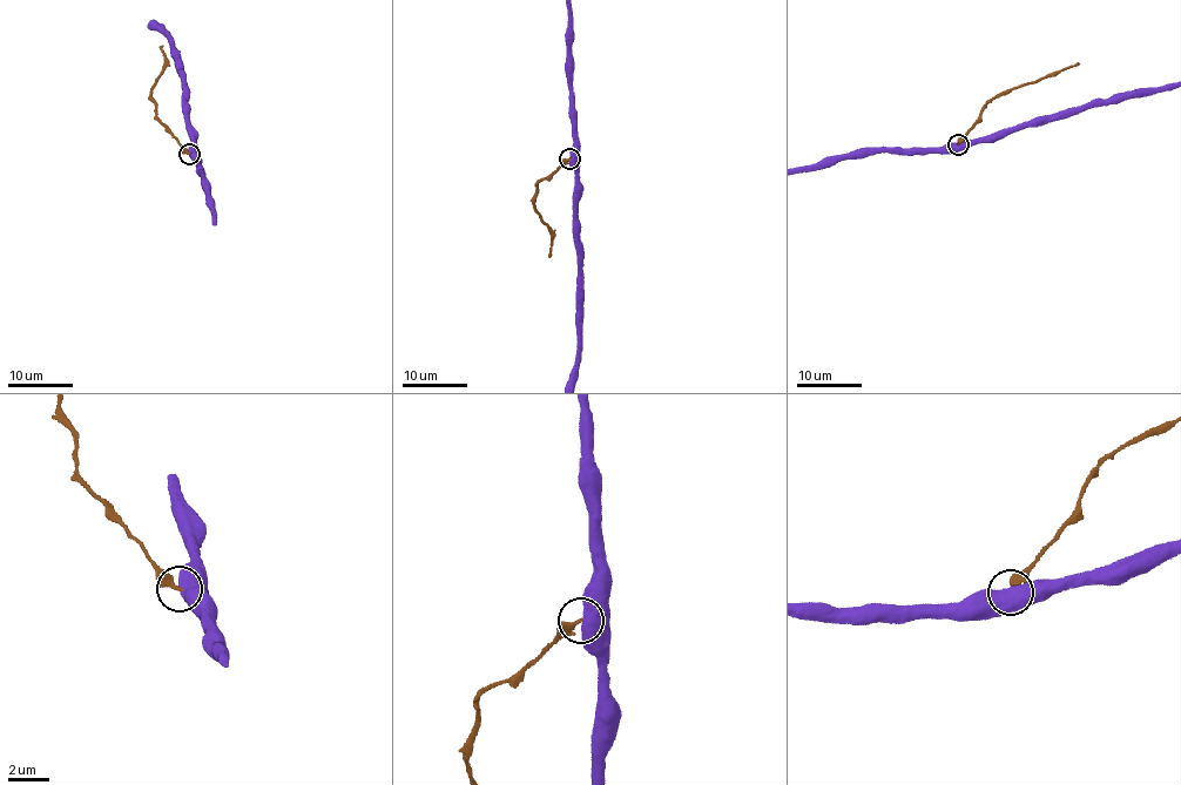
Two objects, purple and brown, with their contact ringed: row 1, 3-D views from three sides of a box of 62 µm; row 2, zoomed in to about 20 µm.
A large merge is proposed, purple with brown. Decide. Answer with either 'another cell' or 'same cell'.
another cell

